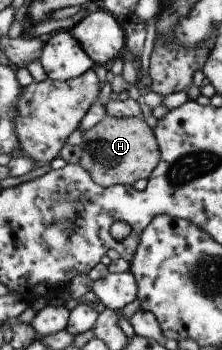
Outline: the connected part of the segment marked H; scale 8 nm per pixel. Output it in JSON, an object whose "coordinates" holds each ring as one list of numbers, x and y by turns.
{"coordinates":[[104,116,94,127,81,133,81,154,78,163,99,186,131,185,138,179,147,179,159,160,159,147,152,130,142,118,115,118]]}

